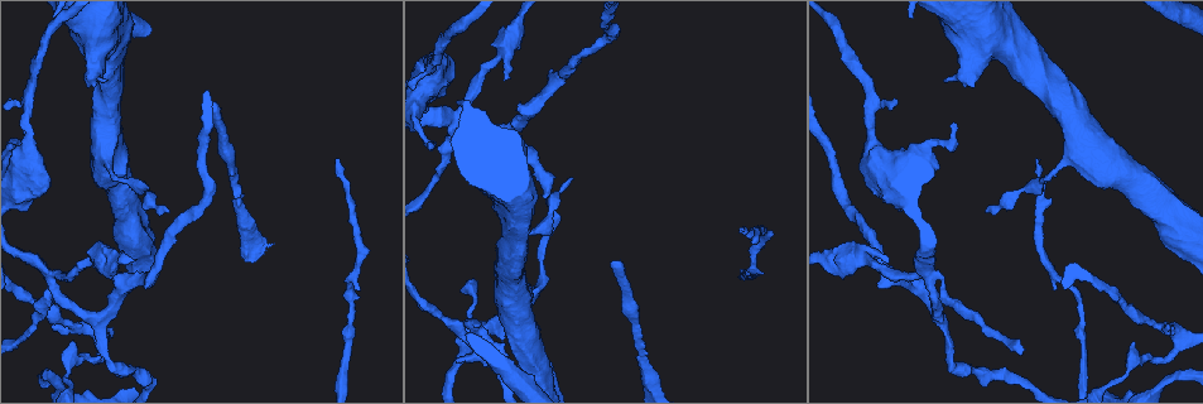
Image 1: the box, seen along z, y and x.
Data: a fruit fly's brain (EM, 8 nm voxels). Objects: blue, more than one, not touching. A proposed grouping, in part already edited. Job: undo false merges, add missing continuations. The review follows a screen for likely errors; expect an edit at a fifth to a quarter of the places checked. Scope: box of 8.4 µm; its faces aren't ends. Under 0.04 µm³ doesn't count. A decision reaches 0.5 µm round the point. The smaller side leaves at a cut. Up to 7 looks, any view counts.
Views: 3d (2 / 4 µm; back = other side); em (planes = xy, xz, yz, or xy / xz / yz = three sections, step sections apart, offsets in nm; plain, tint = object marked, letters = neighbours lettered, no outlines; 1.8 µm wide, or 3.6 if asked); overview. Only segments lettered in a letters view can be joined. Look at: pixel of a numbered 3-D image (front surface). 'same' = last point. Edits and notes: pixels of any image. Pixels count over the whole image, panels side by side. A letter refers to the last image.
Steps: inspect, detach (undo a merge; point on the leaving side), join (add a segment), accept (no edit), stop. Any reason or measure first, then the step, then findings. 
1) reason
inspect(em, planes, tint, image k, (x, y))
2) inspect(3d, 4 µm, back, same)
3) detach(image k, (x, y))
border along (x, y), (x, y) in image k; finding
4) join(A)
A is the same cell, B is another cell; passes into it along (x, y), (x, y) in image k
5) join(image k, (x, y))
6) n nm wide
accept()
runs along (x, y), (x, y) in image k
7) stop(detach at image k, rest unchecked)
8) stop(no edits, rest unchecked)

free end
inspect(3d, 4 µm, image 1, (740, 230))

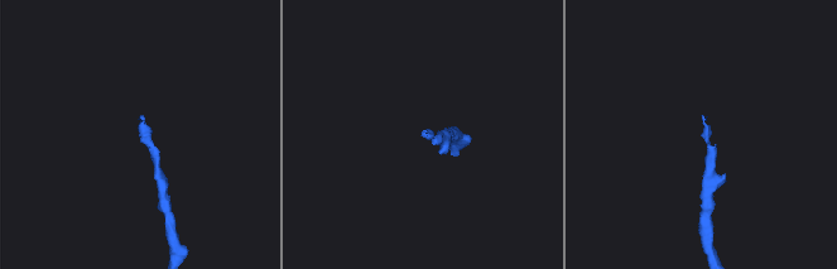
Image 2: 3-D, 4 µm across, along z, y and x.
inspect(em, xy, step 16, tint, image 2, (142, 117))

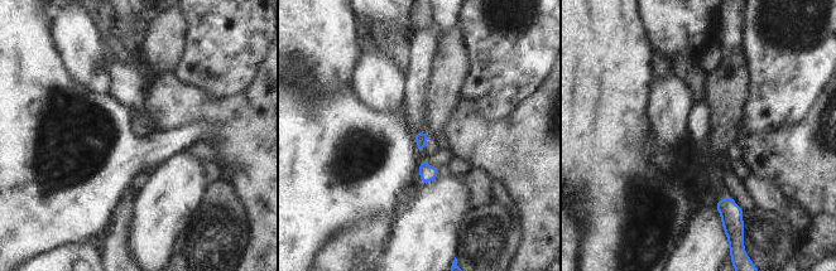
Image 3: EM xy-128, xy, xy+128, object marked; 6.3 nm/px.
inspect(em, planes, letters, same)

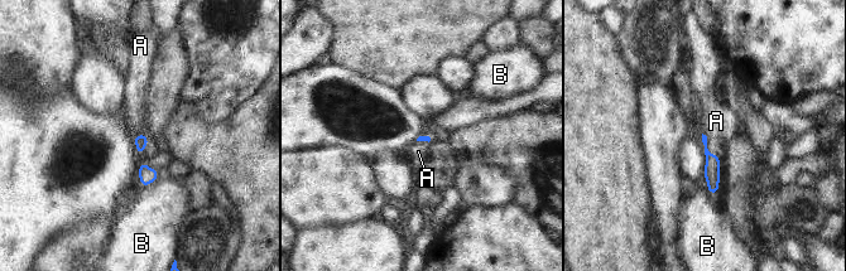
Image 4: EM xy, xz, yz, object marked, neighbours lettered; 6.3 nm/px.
join(A)
A is the same cell, B is another cell; passes into it along (712, 165), (706, 148), (716, 121) in image 4; it goes on there

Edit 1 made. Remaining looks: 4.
see it whole again
inspect(overview)

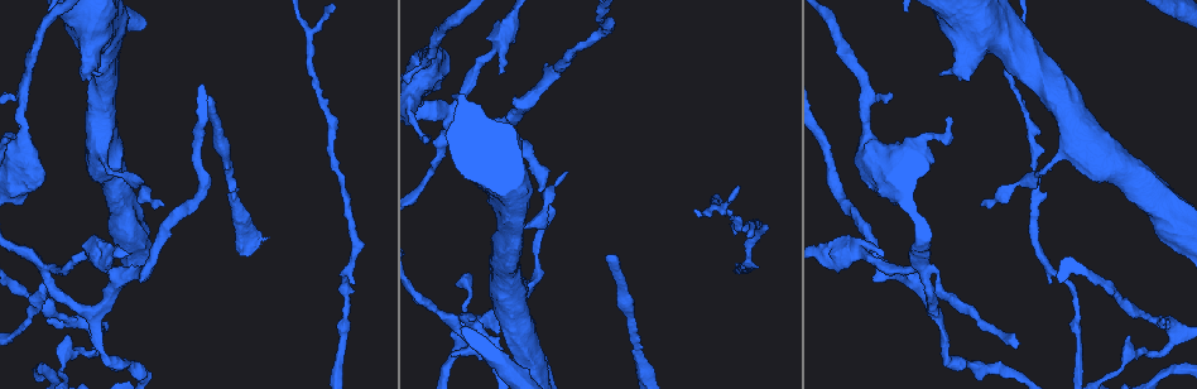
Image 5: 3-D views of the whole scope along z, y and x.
inspect(em, xy, step 16, letters, image 5, (982, 204))

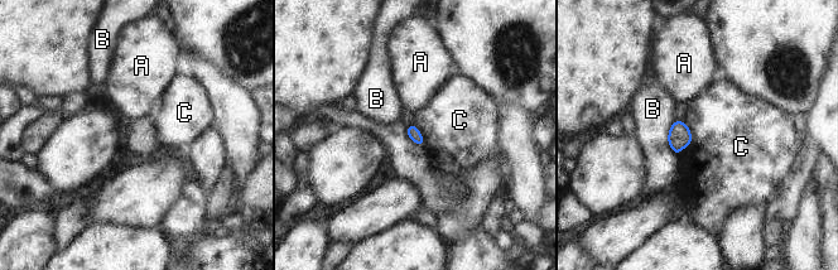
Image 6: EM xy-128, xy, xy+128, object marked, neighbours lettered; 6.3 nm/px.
accept()
A, B and C are other cells; border along (684, 121), (690, 143), (677, 154) in image 6; none of them fits

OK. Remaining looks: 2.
inspect(3d, 2 µm, image 5, (109, 251))

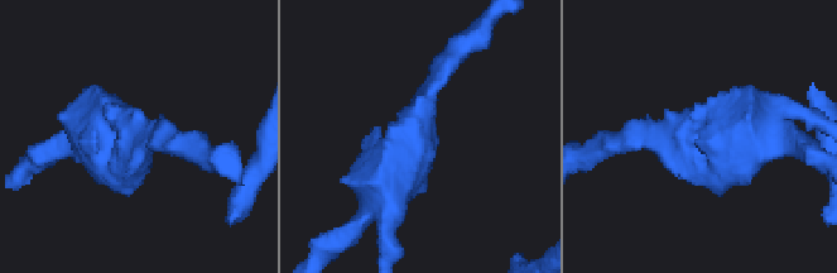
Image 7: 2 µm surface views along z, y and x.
shape alone is not enough
inspect(em, planes, letters, image 7, (136, 138))

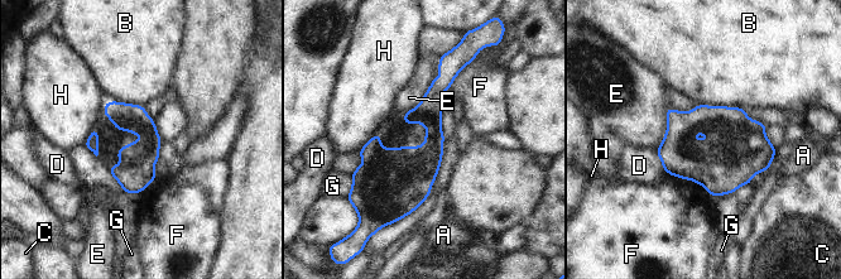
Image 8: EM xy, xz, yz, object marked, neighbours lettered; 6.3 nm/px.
accept()
A, B, C, D, E, F, G and H are other cells; border along (667, 106), (667, 130), (654, 150) in image 8; continuous, no second neuron

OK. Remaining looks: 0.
stop(join at image 4, rest unchecked)

